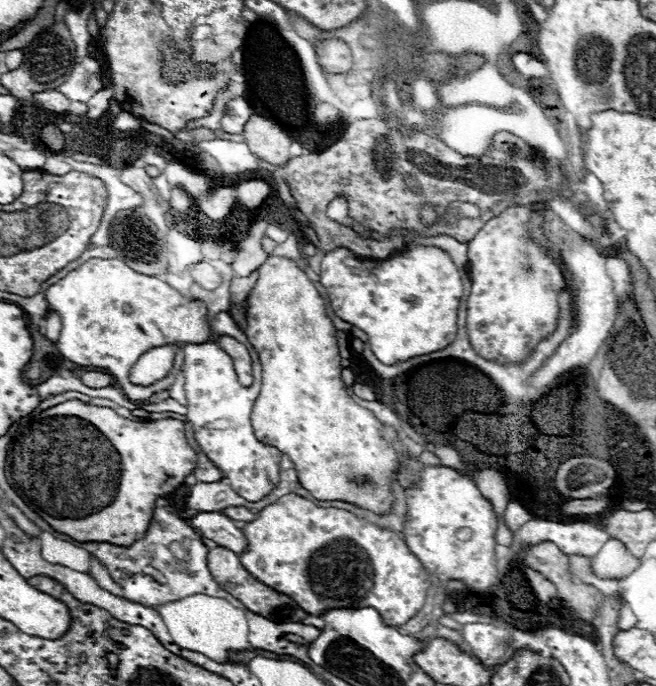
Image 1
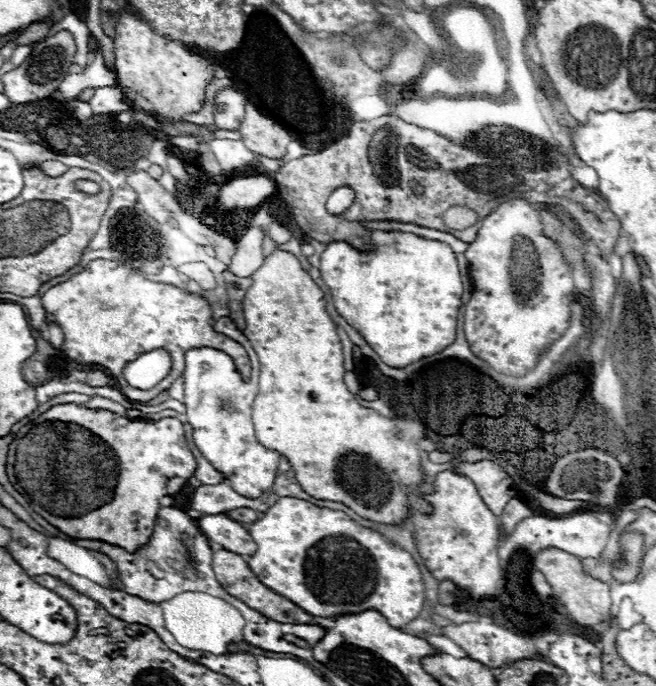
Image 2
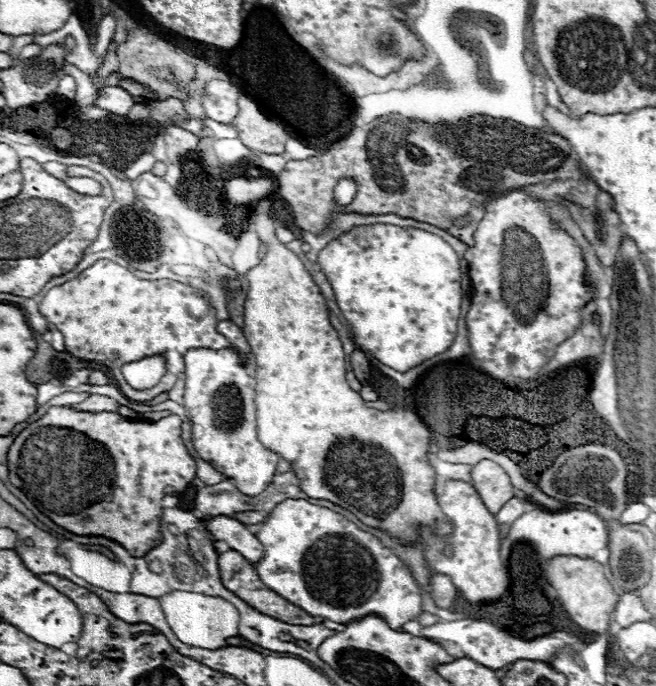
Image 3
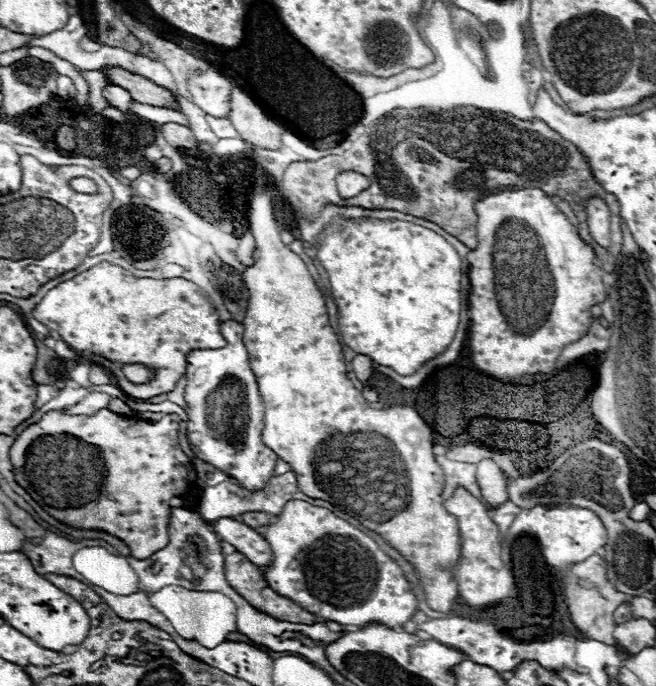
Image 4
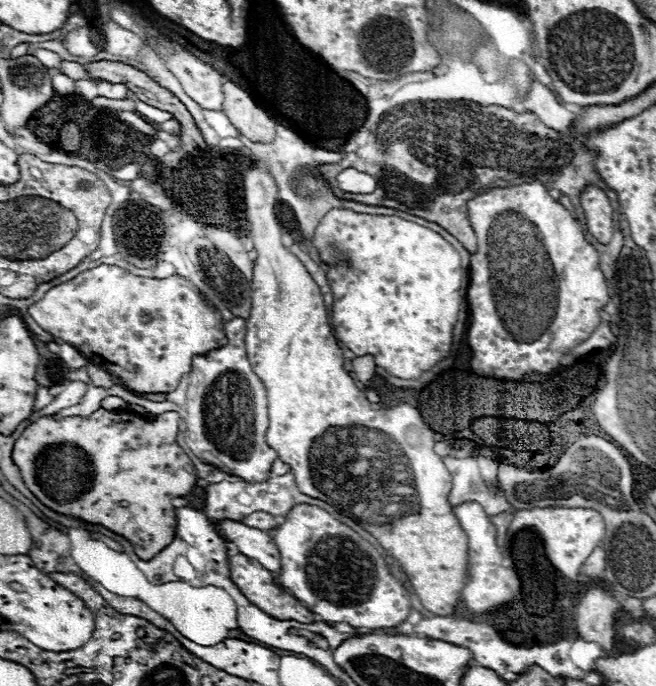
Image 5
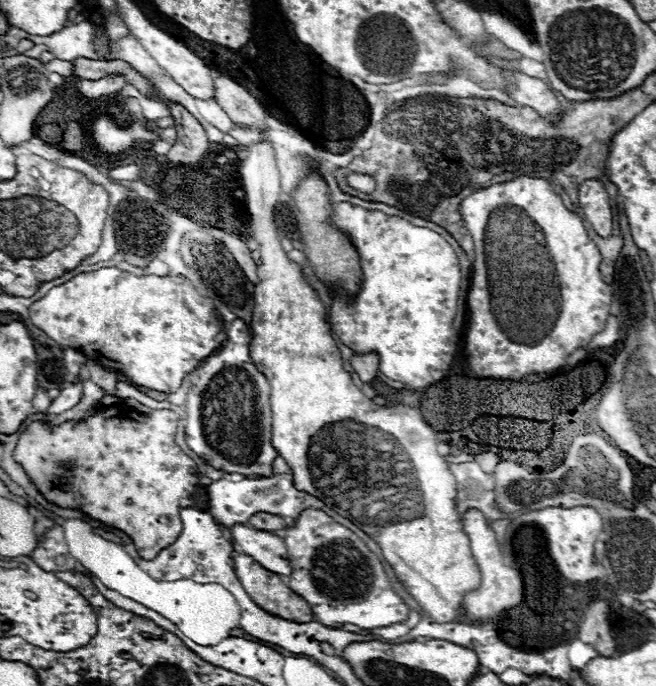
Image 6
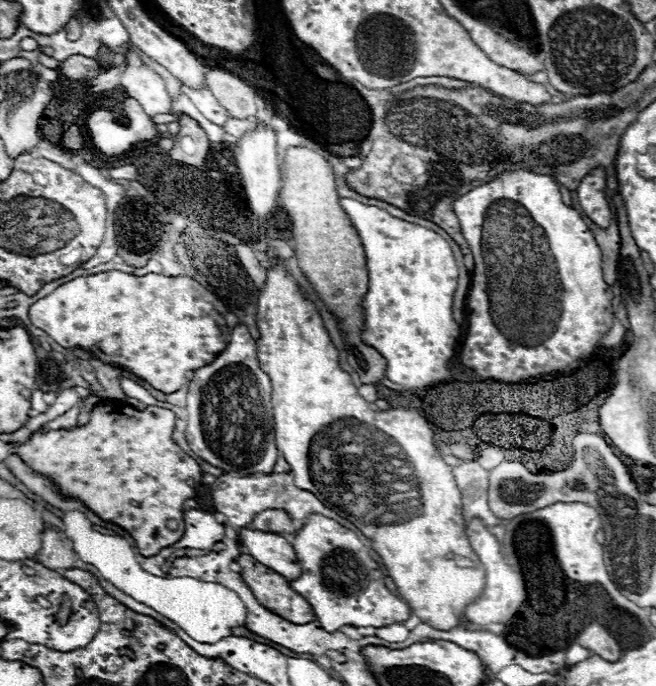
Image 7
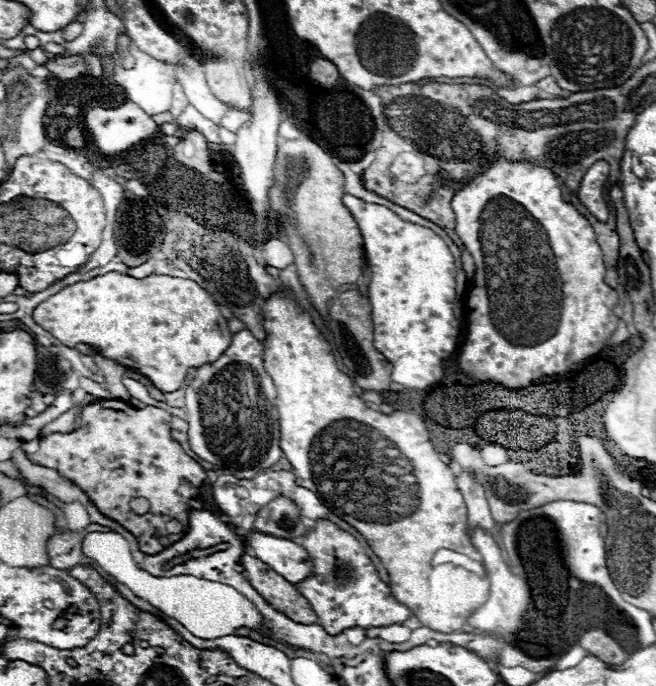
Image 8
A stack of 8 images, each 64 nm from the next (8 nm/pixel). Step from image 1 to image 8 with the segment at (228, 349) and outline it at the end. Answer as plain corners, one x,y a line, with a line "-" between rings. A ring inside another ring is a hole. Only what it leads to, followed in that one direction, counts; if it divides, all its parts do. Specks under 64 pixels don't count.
108,272
84,282
70,284
58,294
40,302
34,308
32,316
38,326
50,332
64,346
74,348
80,342
88,344
96,348
100,356
144,374
162,392
178,390
184,384
184,378
190,368
214,362
230,346
232,340
232,332
226,318
220,314
216,302
206,290
202,290
194,280
188,278
158,274
146,278
132,278
120,272

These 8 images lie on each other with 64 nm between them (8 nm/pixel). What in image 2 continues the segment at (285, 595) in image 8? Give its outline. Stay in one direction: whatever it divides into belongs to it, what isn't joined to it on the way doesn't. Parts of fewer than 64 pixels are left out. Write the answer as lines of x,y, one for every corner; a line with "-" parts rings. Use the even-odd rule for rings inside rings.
218,550
214,552
212,556
212,570
216,574
216,580
224,586
224,590
228,594
232,594
234,598
242,600
244,604
248,604
252,610
264,614
266,618
270,620
276,620
276,622
284,622
284,624
310,624
312,622
312,616
308,612
304,612
300,606
296,606
294,602
290,602
288,598
276,594
274,590
270,590
268,586
264,586
254,574
252,570
248,568
246,560
240,556
240,554
234,554
230,550

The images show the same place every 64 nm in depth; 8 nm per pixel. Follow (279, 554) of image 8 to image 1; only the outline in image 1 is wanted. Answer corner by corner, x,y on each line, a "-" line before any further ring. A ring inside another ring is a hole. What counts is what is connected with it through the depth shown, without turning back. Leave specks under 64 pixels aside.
198,512
188,518
188,524
202,536
214,540
218,546
224,546
236,554
246,548
246,538
242,530
236,528
234,520
224,516
222,512

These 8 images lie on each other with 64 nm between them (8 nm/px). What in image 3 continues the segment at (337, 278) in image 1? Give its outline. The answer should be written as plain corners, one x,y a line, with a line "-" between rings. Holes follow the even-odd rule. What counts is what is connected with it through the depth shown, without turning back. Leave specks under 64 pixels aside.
388,224
354,226
350,232
326,244
318,254
318,264
334,290
342,316
354,332
356,346
374,354
382,364
404,372
442,354
454,342
462,300
460,262
452,246
440,236

